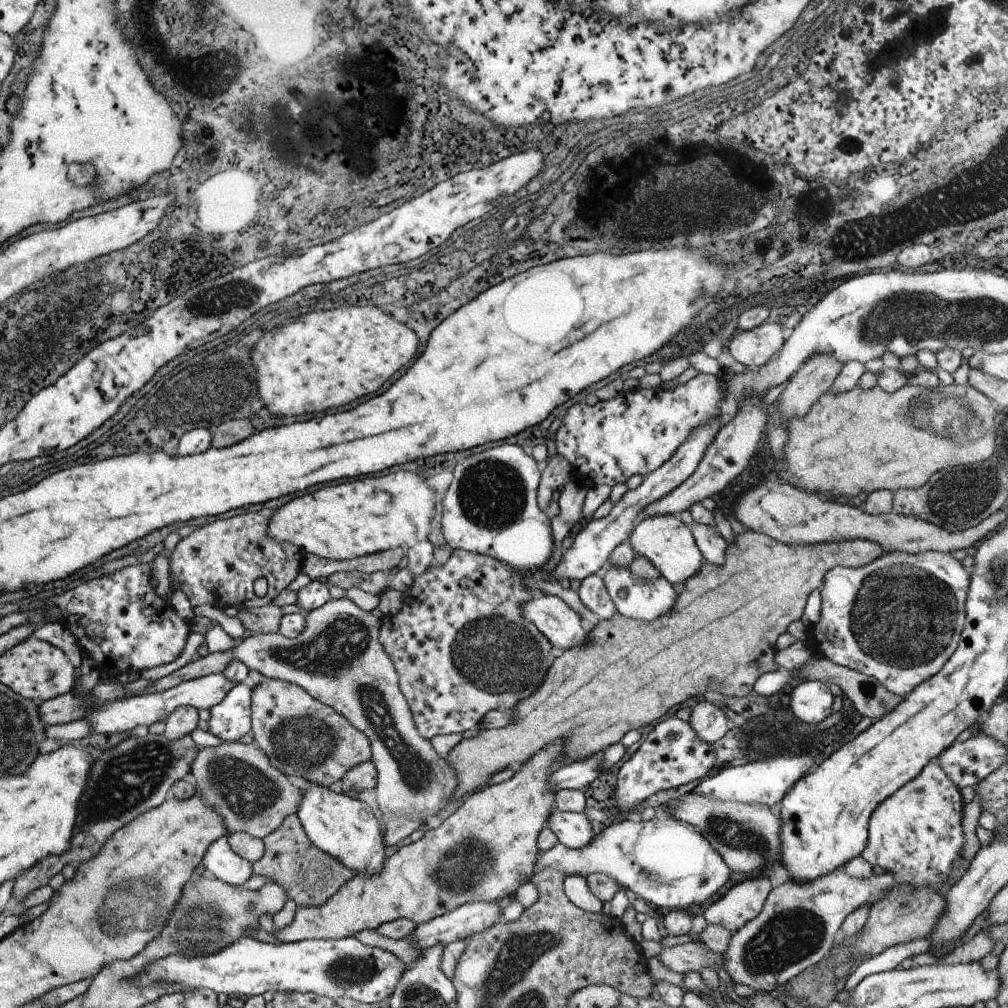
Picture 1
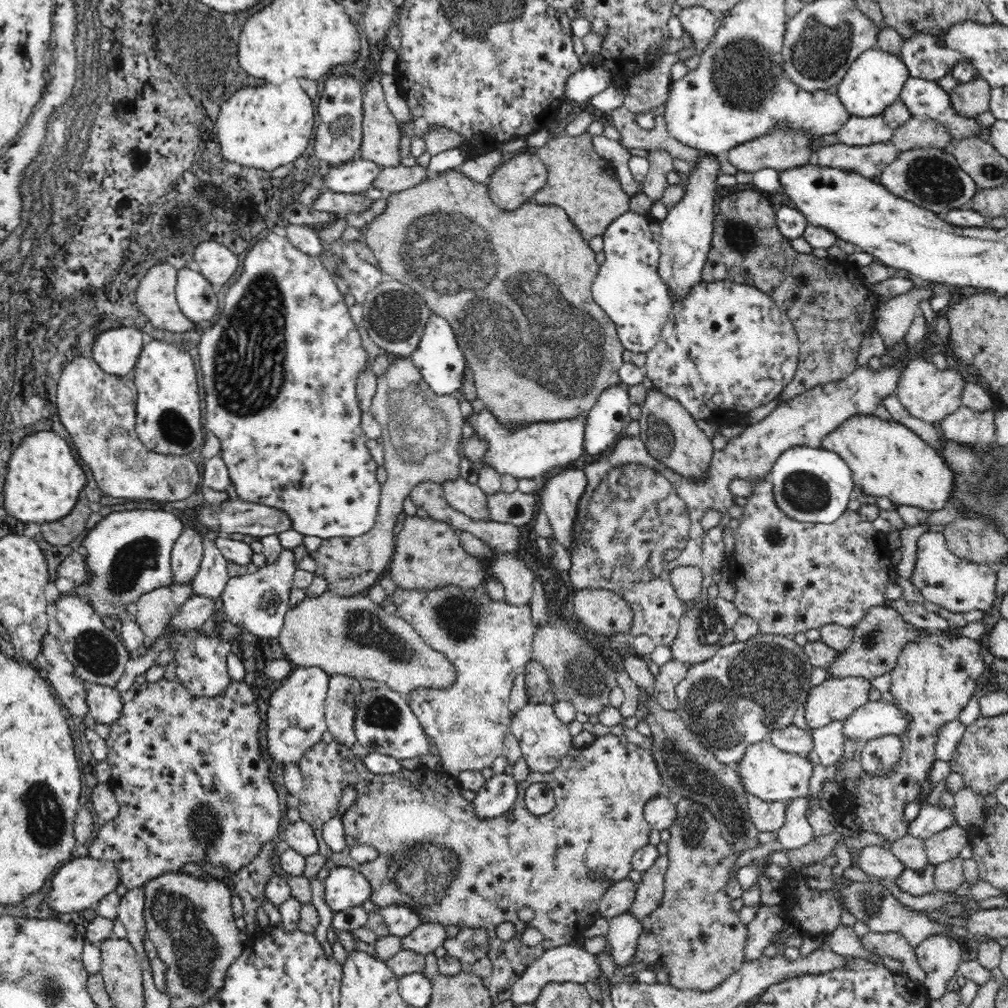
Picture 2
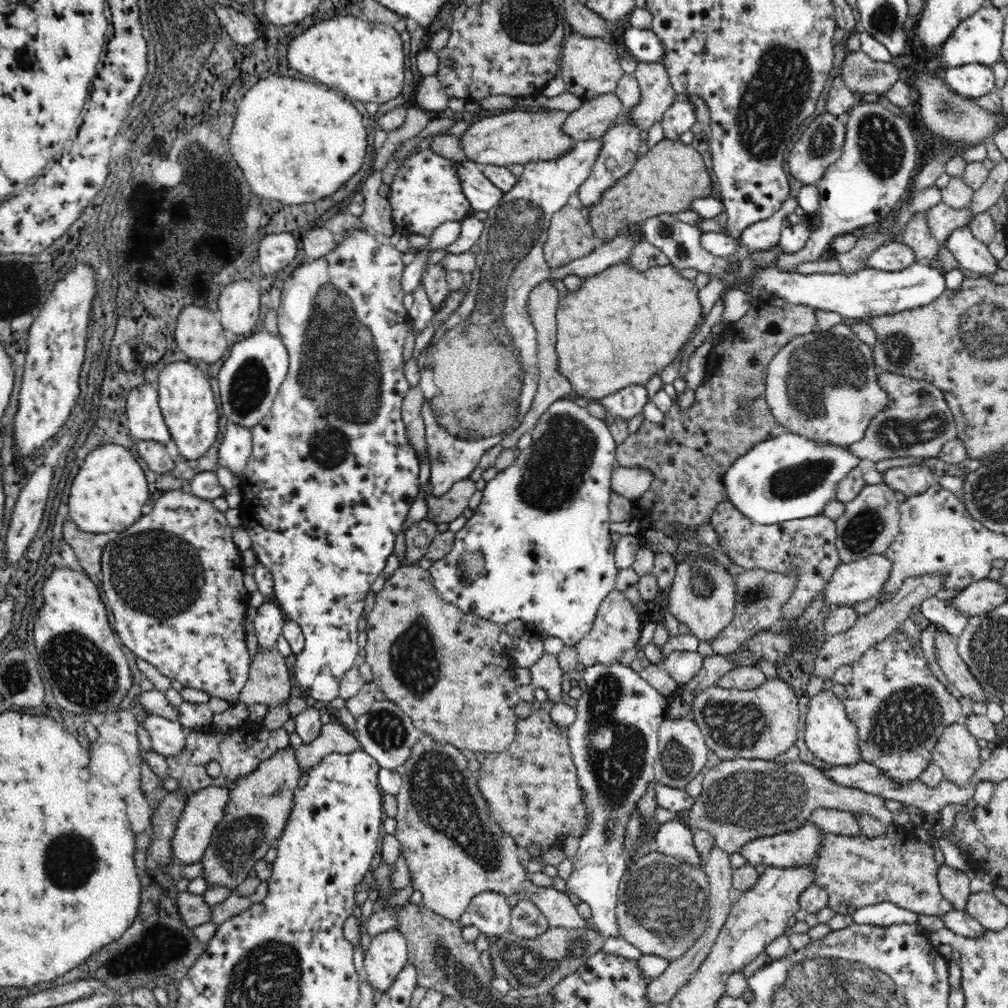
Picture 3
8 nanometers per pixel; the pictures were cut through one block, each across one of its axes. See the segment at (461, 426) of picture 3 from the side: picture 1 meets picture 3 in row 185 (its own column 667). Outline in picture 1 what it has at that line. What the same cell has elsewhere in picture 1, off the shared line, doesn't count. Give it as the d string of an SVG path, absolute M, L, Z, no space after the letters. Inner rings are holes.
M653 516L653 518L639 520L633 526L627 542L631 550L635 550L635 554L647 558L659 570L661 578L665 578L677 590L685 580L695 576L703 566L703 556L695 546L695 538L691 530L687 530L677 516Z

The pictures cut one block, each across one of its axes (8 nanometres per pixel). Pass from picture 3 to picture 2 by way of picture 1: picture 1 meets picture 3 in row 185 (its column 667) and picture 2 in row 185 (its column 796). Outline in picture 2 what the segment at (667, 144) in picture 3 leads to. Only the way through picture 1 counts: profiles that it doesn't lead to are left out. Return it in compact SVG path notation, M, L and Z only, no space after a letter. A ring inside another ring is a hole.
M588 130L580 136L552 136L542 148L536 150L536 158L542 160L548 170L548 184L536 192L532 202L540 206L560 206L568 212L568 218L586 242L594 236L602 236L618 216L630 212L632 196L622 190L622 182L612 162L596 152Z

